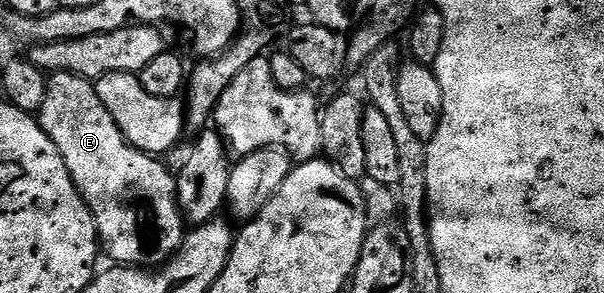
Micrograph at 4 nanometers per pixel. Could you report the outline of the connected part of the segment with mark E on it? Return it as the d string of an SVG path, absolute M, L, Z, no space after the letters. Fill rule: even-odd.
M52 73L47 83L45 104L39 109L37 121L49 140L53 140L57 152L61 152L73 184L91 209L102 249L112 258L110 261L136 268L159 268L170 262L183 246L185 237L185 219L175 188L176 175L172 171L170 174L159 163L162 161L158 157L142 154L127 144L113 116L109 116L105 104L101 104L94 81L79 74Z

